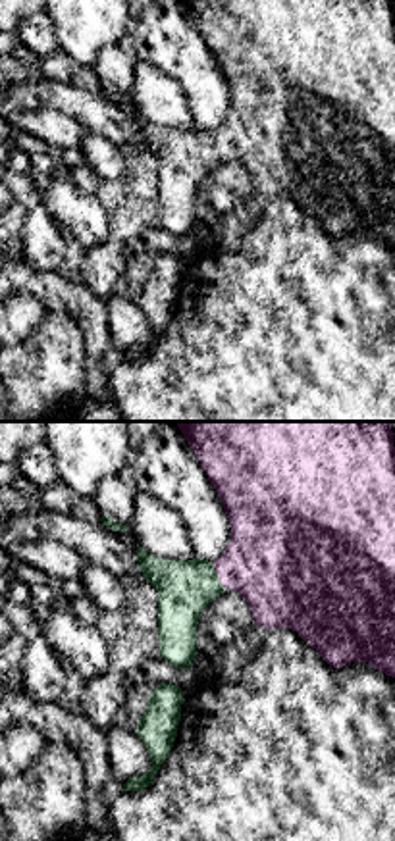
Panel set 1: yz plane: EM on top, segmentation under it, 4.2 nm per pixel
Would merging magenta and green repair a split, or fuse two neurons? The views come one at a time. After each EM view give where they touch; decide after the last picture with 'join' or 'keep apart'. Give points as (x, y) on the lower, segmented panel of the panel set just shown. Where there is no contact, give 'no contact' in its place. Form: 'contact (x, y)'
contact (218, 576)

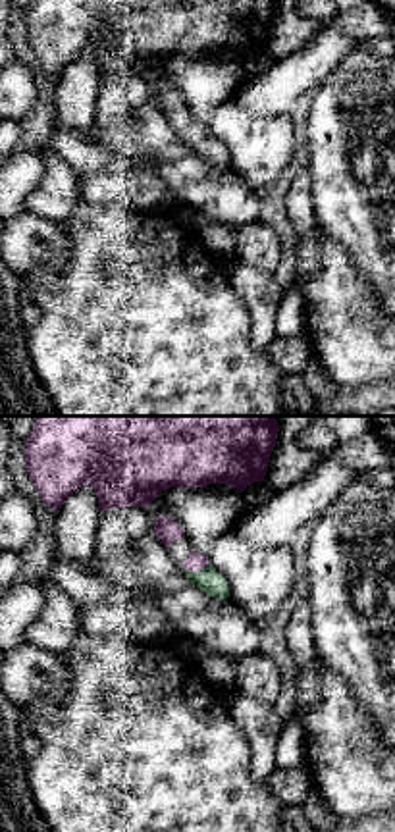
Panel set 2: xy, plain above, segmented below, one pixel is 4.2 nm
contact (197, 571)

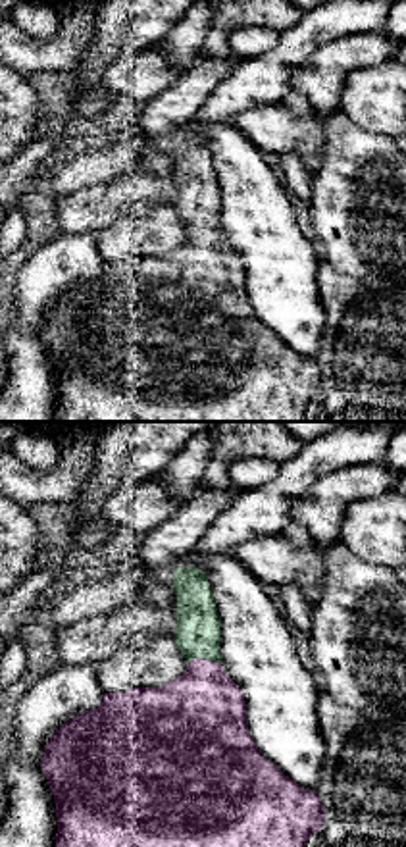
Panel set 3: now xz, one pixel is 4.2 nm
contact (204, 659)

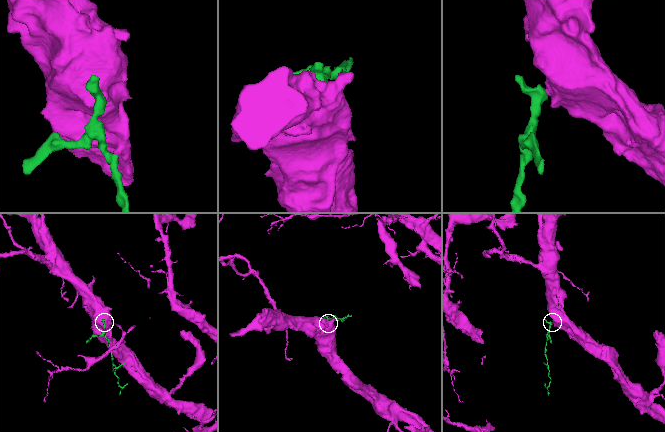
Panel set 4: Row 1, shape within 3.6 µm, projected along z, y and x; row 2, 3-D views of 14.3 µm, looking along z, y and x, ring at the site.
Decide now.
join

